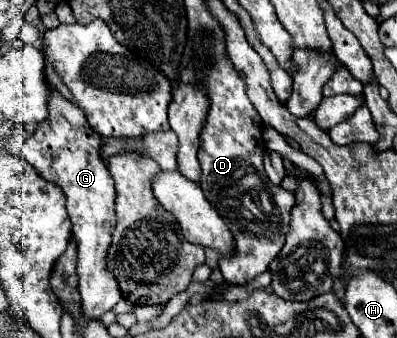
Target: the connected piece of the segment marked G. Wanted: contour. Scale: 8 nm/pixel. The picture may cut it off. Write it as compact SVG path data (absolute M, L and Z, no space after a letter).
M48 86L50 90L50 100L48 100L48 120L40 122L36 132L32 134L32 142L30 138L26 140L26 144L22 146L22 156L26 158L26 162L46 180L56 182L66 198L68 198L68 214L72 220L72 232L78 240L78 278L80 278L80 294L82 294L82 310L88 318L100 318L106 310L112 310L116 306L116 302L122 298L120 288L116 278L112 276L110 270L106 270L106 254L112 242L112 232L116 226L116 218L114 218L114 198L116 198L116 190L114 190L114 180L106 168L106 164L102 162L100 156L100 148L102 148L102 138L100 134L96 134L92 130L92 126L88 124L84 112L76 106L72 106L72 102L68 102L60 92L52 90L52 86Z

